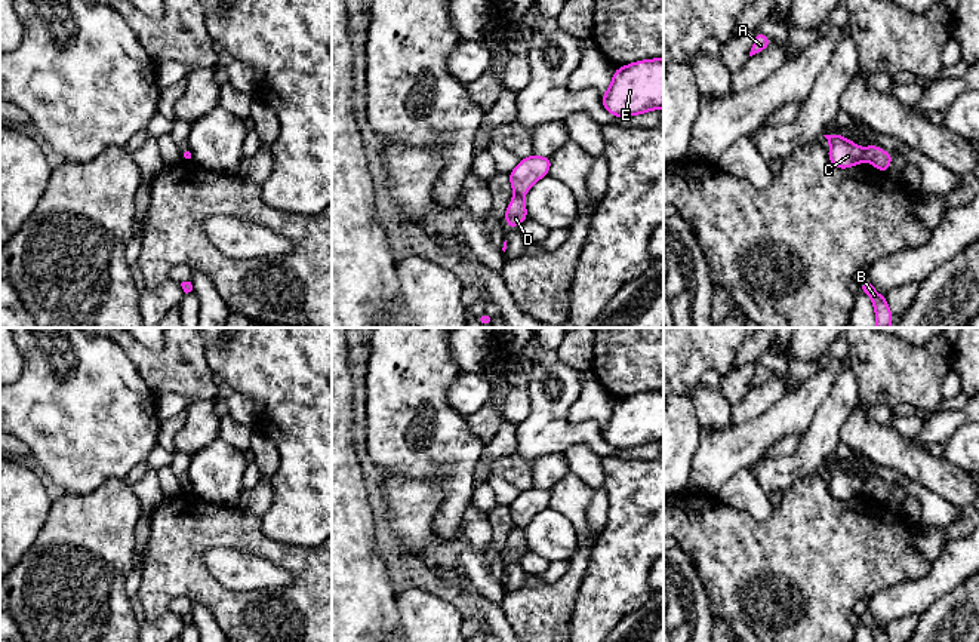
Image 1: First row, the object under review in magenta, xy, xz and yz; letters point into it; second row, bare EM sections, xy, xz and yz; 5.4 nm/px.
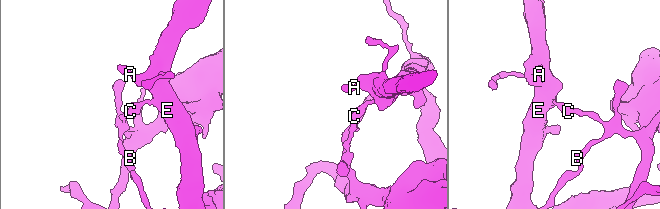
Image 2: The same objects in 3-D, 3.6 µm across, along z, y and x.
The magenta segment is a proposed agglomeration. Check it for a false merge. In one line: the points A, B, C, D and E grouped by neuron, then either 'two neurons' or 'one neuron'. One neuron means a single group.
A C E / B D | two neurons

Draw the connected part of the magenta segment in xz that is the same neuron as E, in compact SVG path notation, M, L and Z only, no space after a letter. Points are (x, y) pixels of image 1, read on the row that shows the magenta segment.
M664 58L643 59L619 67L603 107L615 117L628 117L664 108Z

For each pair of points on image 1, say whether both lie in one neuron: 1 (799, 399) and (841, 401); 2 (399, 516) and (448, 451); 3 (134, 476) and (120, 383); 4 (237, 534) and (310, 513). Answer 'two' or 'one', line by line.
1: two
2: two
3: two
4: two

